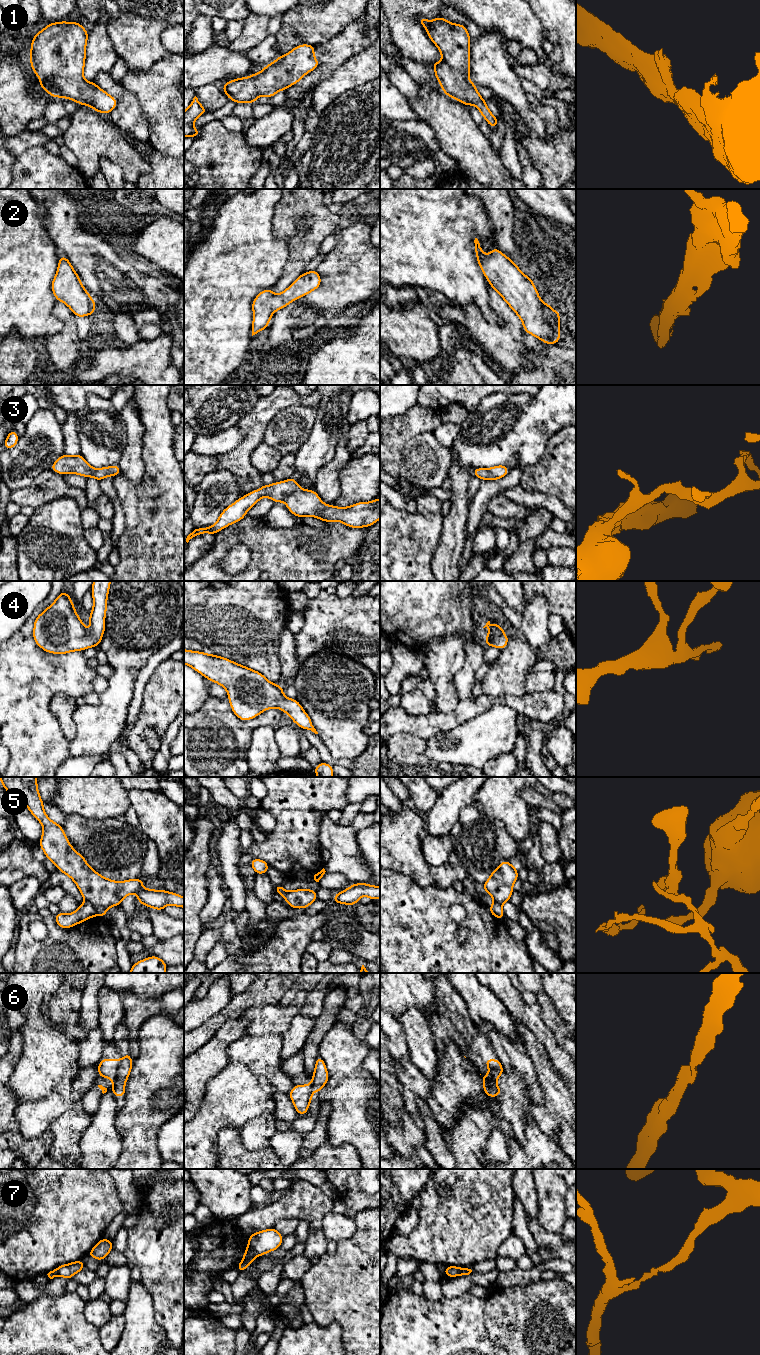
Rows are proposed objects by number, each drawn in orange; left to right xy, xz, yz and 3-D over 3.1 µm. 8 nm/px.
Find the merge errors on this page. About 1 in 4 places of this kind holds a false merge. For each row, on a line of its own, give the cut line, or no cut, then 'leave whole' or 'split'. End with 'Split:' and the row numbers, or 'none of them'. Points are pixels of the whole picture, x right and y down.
1: no cut | leave whole
2: no cut | leave whole
3: no cut | leave whole
4: no cut | leave whole
5: xy (85, 900), (94, 907), (97, 914) | split
6: xy (121, 1060), (117, 1068), (117, 1074), (113, 1079) | split
7: xz (248, 1245), (256, 1254) | split
Split: 5, 6, 7

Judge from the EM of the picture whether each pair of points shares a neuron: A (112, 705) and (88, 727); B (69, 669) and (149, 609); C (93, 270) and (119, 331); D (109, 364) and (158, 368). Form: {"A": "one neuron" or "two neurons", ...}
{"A": "one neuron", "B": "two neurons", "C": "two neurons", "D": "one neuron"}

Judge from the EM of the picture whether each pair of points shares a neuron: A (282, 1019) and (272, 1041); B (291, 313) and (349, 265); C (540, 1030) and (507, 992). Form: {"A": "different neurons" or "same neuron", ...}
{"A": "different neurons", "B": "same neuron", "C": "same neuron"}

